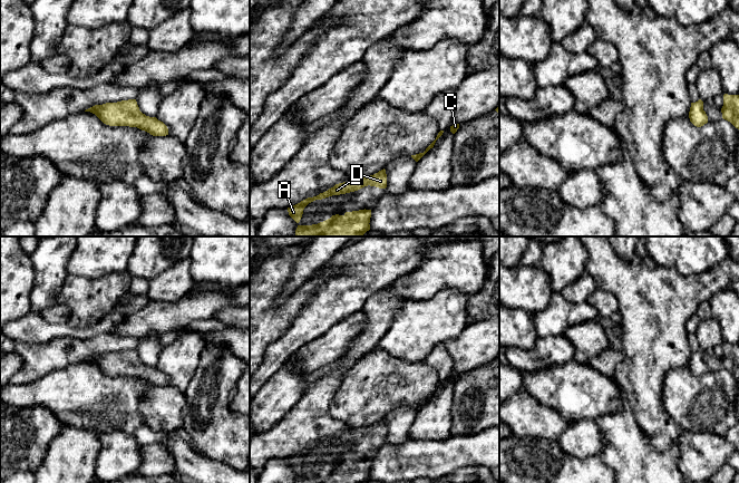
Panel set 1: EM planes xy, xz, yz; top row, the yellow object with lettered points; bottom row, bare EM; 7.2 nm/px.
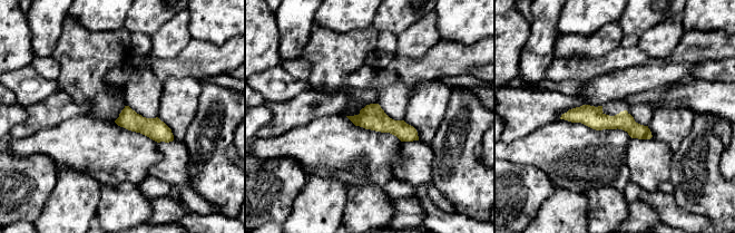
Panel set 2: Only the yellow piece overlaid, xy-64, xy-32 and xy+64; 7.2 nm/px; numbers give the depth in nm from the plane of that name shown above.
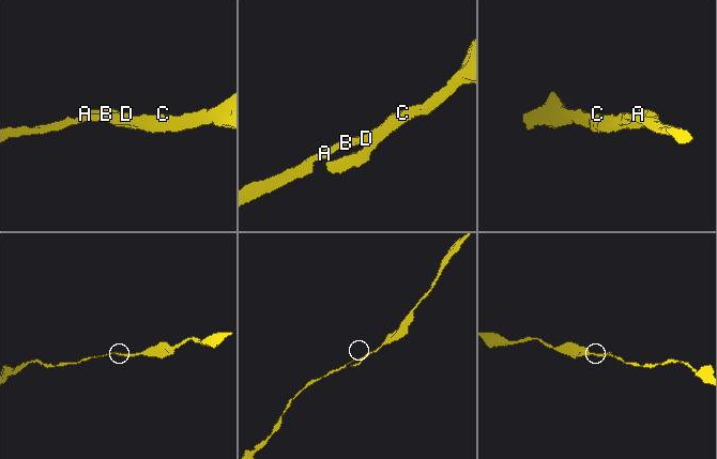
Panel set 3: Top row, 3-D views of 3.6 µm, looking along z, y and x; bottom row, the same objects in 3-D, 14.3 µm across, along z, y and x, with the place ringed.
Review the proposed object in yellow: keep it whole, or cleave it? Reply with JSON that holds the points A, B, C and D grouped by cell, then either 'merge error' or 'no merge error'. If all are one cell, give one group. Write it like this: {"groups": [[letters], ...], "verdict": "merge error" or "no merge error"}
{"groups": [["A", "B", "C", "D"]], "verdict": "no merge error"}

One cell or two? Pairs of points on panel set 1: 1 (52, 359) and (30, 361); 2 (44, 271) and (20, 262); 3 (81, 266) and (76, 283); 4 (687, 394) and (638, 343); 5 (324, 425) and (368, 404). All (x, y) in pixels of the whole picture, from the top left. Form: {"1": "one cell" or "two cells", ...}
{"1": "one cell", "2": "two cells", "3": "two cells", "4": "two cells", "5": "two cells"}

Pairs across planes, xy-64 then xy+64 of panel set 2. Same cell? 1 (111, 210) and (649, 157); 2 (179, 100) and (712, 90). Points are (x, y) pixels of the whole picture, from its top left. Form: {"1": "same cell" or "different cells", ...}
{"1": "different cells", "2": "different cells"}

